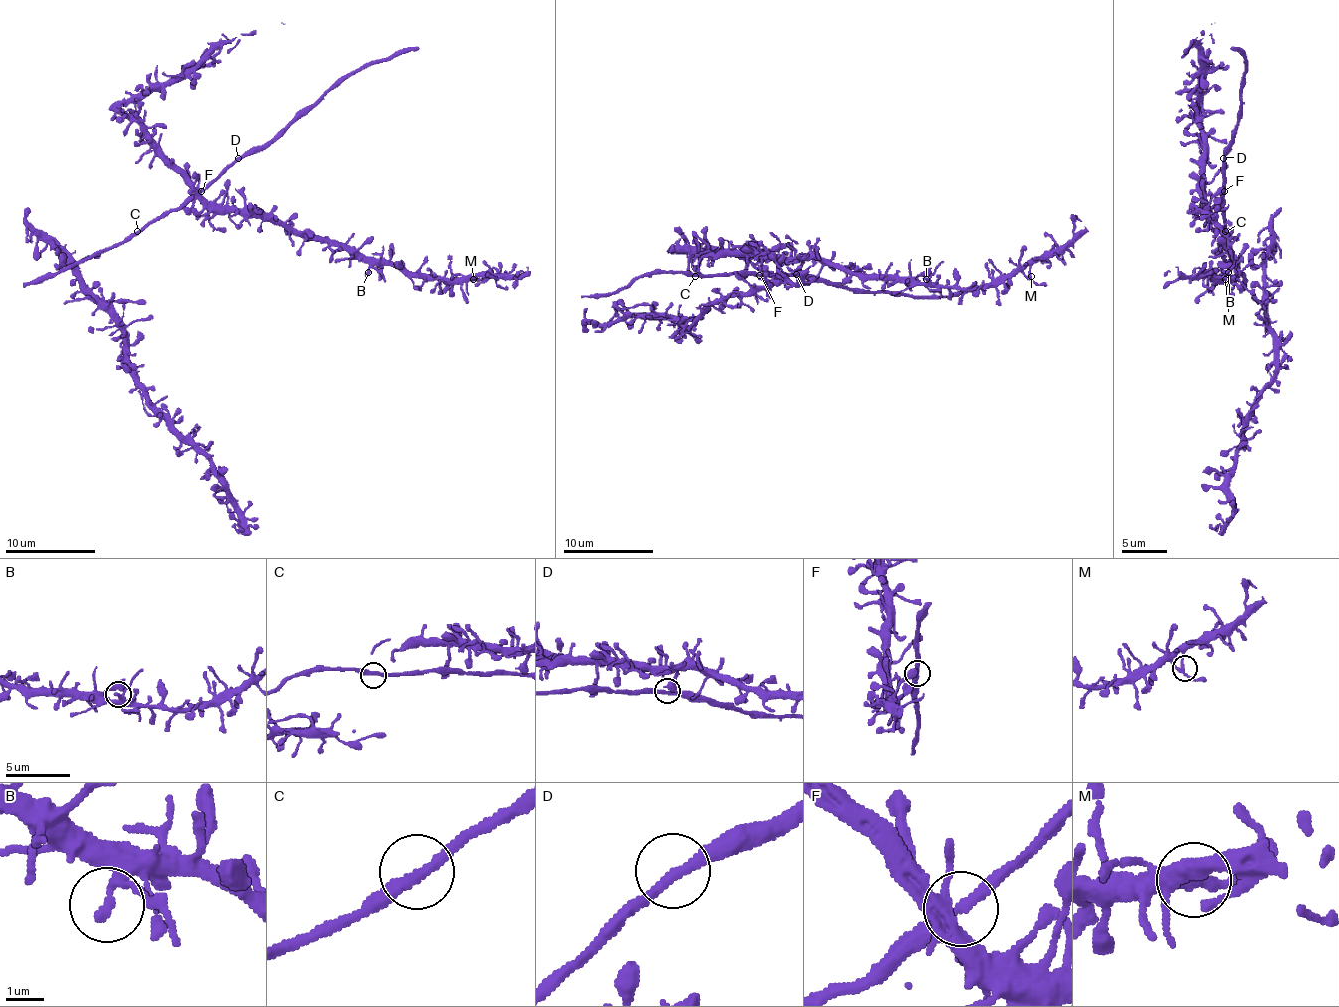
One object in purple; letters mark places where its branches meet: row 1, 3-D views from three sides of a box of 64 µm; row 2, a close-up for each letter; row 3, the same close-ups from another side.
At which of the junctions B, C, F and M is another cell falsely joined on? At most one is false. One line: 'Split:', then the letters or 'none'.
Split: none

